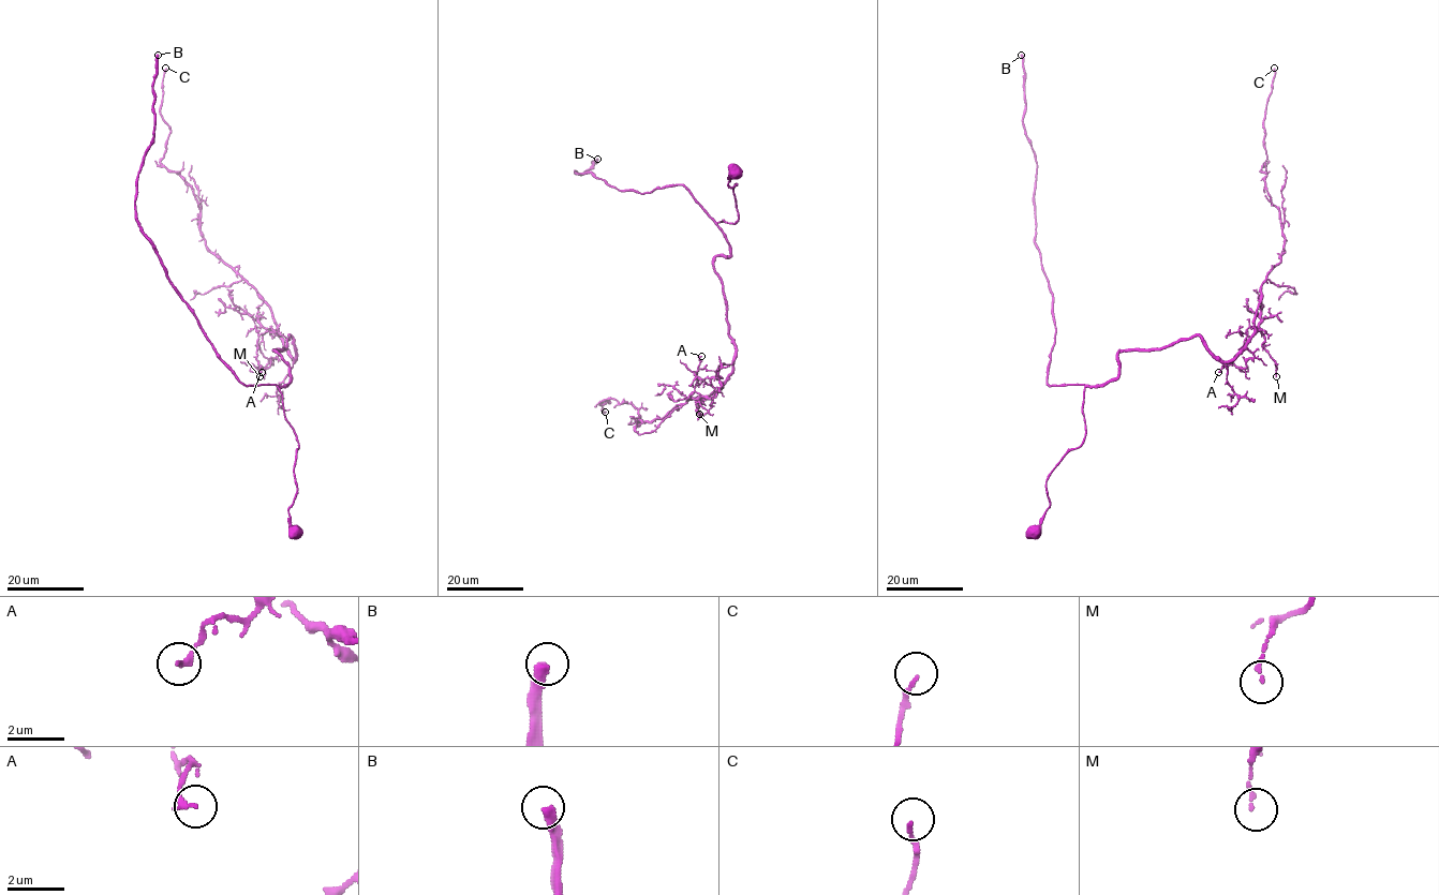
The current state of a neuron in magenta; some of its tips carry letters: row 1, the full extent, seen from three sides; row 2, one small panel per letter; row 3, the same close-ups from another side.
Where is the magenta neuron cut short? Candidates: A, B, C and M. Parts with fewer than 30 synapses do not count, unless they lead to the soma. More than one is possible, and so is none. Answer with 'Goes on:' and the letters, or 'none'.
Goes on: B

